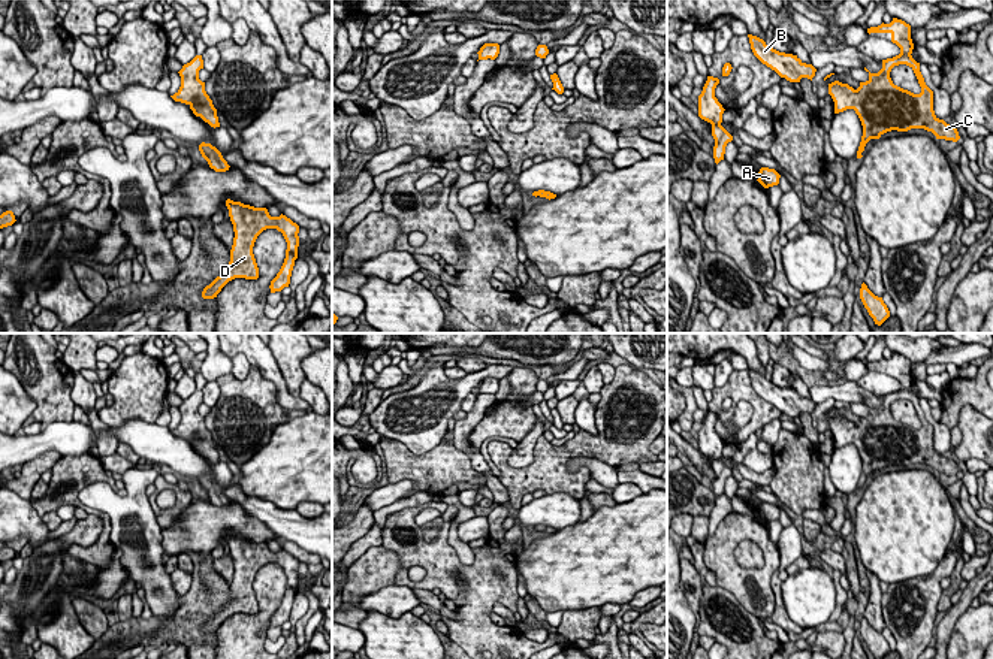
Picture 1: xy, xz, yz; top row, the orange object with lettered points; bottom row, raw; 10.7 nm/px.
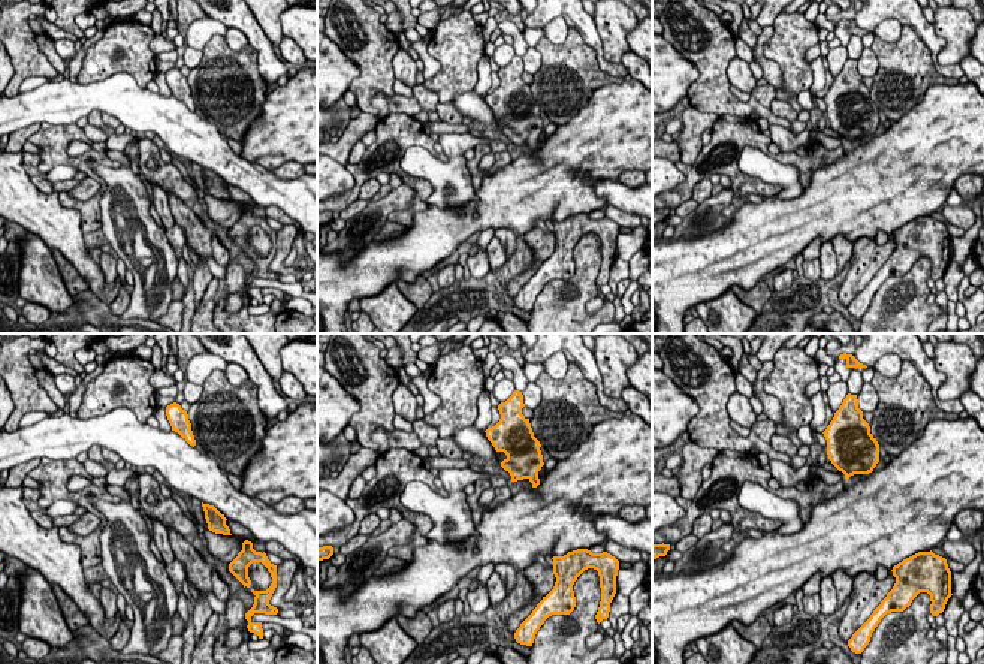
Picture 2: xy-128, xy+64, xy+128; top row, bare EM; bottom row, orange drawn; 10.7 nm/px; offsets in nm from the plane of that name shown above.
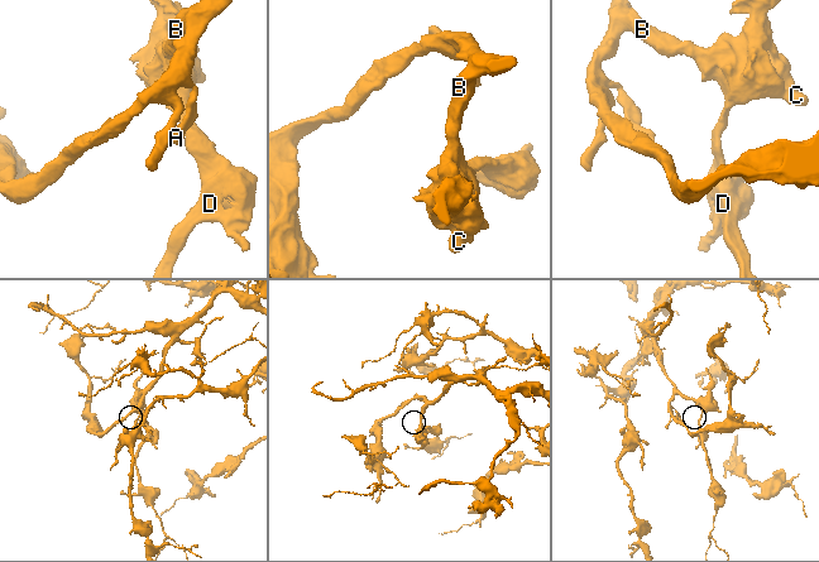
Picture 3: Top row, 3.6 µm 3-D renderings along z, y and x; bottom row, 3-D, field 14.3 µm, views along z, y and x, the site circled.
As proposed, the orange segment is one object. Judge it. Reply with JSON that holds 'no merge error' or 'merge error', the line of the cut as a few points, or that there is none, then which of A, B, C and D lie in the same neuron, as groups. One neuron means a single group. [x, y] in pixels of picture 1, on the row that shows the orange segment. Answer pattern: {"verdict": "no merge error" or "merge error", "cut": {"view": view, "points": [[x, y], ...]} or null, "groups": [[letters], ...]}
{"verdict": "no merge error", "cut": null, "groups": [["A", "B", "C", "D"]]}

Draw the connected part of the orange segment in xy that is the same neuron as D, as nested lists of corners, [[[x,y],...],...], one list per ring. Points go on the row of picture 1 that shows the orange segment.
[[[230,199],[226,200],[226,206],[235,232],[229,267],[203,288],[202,297],[217,297],[221,288],[235,278],[259,278],[253,247],[257,236],[266,229],[277,229],[287,242],[284,263],[269,285],[271,293],[289,287],[295,260],[298,259],[299,226],[283,214],[280,217],[271,217],[266,208],[254,208]]]

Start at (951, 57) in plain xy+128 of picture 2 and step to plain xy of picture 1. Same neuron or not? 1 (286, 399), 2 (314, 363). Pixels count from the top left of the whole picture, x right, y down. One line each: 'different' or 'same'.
1: different
2: different

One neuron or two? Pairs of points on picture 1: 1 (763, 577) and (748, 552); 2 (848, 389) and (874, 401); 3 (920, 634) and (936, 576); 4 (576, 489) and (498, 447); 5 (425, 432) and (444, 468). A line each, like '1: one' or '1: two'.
1: two
2: one
3: one
4: one
5: two

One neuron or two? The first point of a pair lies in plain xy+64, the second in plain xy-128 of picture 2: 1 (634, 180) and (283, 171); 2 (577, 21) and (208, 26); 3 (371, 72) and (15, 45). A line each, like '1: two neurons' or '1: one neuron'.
1: one neuron
2: two neurons
3: one neuron

